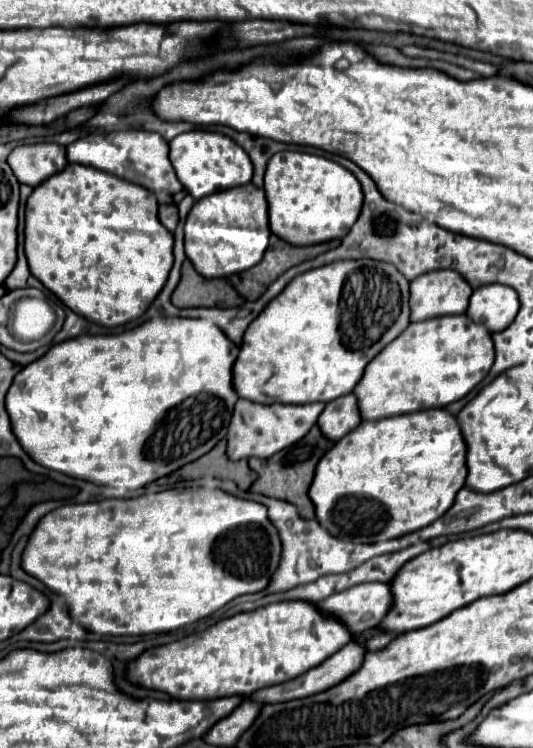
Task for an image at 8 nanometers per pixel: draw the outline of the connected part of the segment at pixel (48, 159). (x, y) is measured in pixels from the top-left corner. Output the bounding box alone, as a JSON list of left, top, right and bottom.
[7,142,67,186]

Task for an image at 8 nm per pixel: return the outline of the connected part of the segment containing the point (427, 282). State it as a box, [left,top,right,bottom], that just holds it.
[411,270,473,322]

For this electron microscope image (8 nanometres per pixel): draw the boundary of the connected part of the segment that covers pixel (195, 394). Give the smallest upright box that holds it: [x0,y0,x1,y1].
[7,316,239,490]

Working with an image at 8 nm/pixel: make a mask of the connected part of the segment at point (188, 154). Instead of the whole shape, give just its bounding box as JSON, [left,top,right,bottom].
[169,130,253,200]

